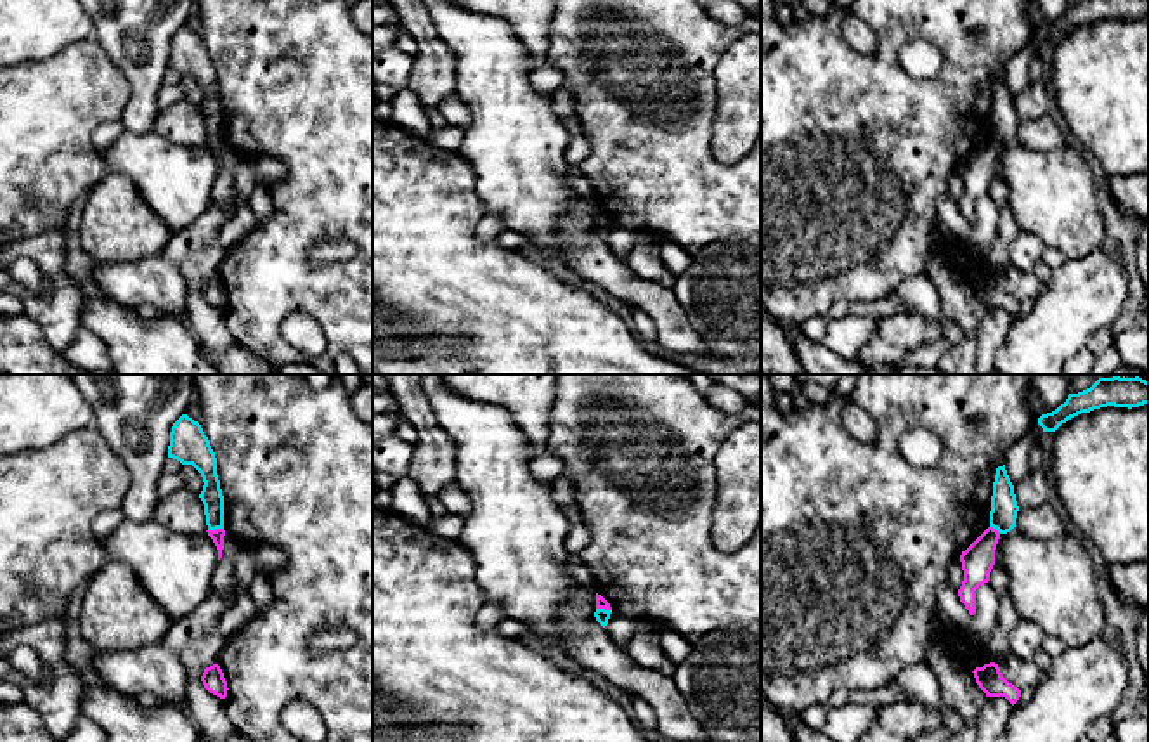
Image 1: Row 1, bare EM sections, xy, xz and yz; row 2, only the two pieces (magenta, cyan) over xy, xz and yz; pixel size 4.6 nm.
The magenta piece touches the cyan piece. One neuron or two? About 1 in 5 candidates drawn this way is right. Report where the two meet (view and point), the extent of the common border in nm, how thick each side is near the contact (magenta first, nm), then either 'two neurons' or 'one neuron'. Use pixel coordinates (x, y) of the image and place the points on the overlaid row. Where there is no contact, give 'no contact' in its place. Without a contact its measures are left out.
meets magenta in xy at (217, 529); contact 70 nm long; 60 nm thick on the magenta side, 100 nm on the other; two neurons

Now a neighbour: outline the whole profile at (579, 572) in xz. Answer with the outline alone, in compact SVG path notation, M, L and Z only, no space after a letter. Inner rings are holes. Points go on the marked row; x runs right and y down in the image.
M579 562L579 563L568 563L567 565L567 570L568 570L570 577L577 584L586 586L586 588L591 588L591 589L596 589L596 581L593 577L593 572L582 562Z

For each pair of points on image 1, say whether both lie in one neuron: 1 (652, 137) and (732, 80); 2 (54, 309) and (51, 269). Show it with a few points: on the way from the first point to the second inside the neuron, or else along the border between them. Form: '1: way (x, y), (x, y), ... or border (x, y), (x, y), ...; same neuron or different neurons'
1: border (725, 51), (714, 71), (716, 113), (711, 130); different neurons
2: way (58, 299), (58, 279); same neuron

